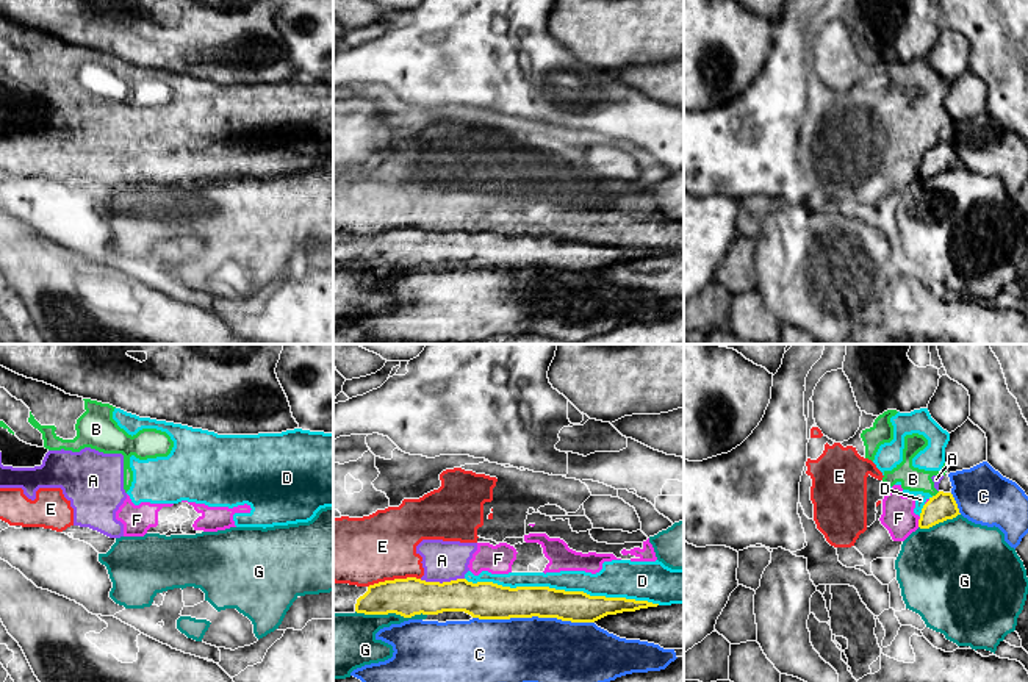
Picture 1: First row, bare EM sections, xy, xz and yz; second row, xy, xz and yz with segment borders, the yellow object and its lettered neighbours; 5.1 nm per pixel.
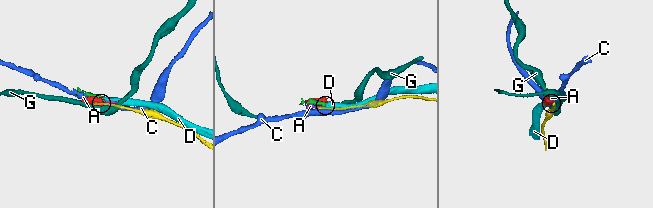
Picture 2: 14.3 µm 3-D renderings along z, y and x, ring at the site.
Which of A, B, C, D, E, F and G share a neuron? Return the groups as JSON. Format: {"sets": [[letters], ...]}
{"sets": [["A", "B", "D", "E", "F"], ["C"], ["G"]]}

